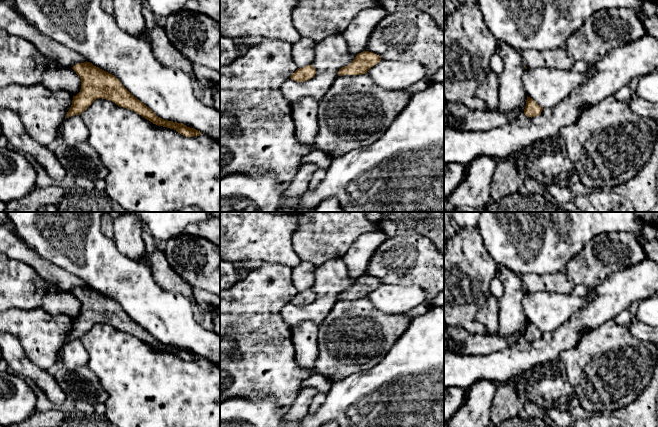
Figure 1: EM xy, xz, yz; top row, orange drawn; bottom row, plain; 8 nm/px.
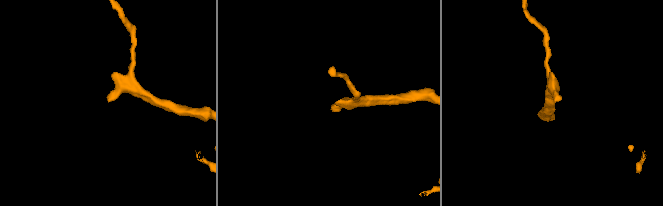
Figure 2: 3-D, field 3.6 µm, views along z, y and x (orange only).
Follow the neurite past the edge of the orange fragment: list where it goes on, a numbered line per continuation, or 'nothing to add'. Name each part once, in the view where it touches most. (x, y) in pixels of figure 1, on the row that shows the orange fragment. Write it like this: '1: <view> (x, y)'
nothing to add

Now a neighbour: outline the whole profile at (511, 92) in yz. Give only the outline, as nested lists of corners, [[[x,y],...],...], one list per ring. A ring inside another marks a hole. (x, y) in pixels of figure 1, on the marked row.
[[[498,43],[497,50],[504,63],[504,70],[498,76],[498,104],[496,110],[507,113],[518,109],[526,96],[522,83],[525,64],[521,53],[506,43]]]

